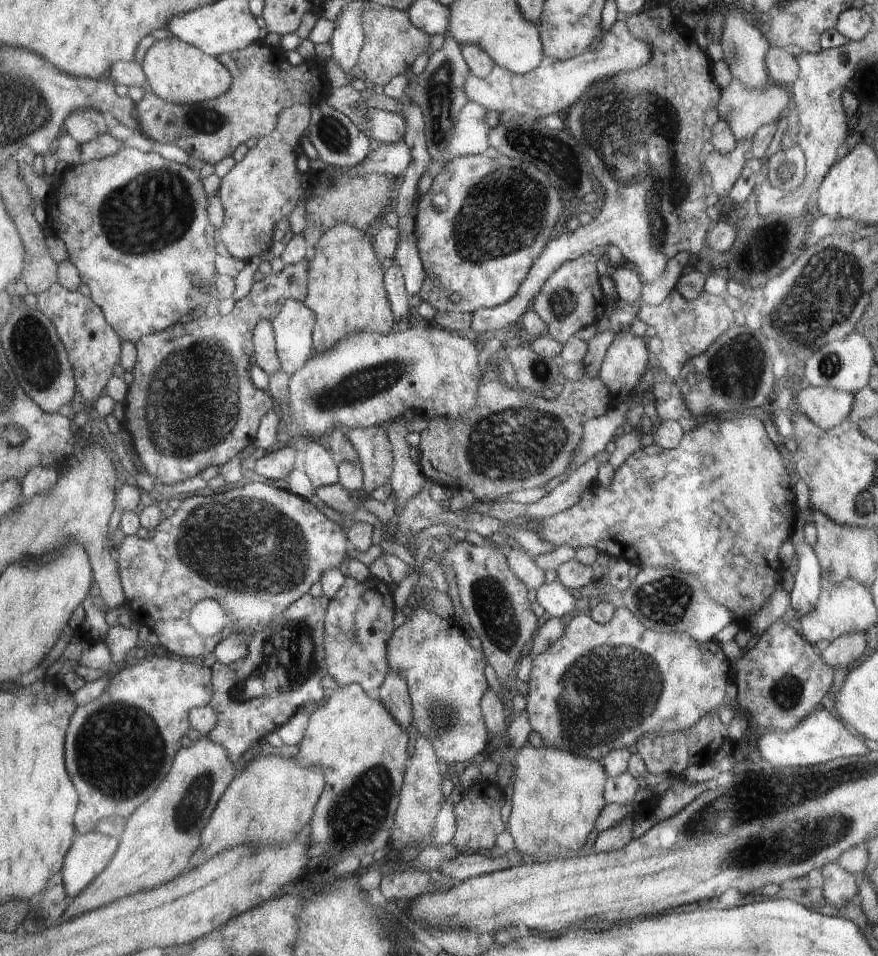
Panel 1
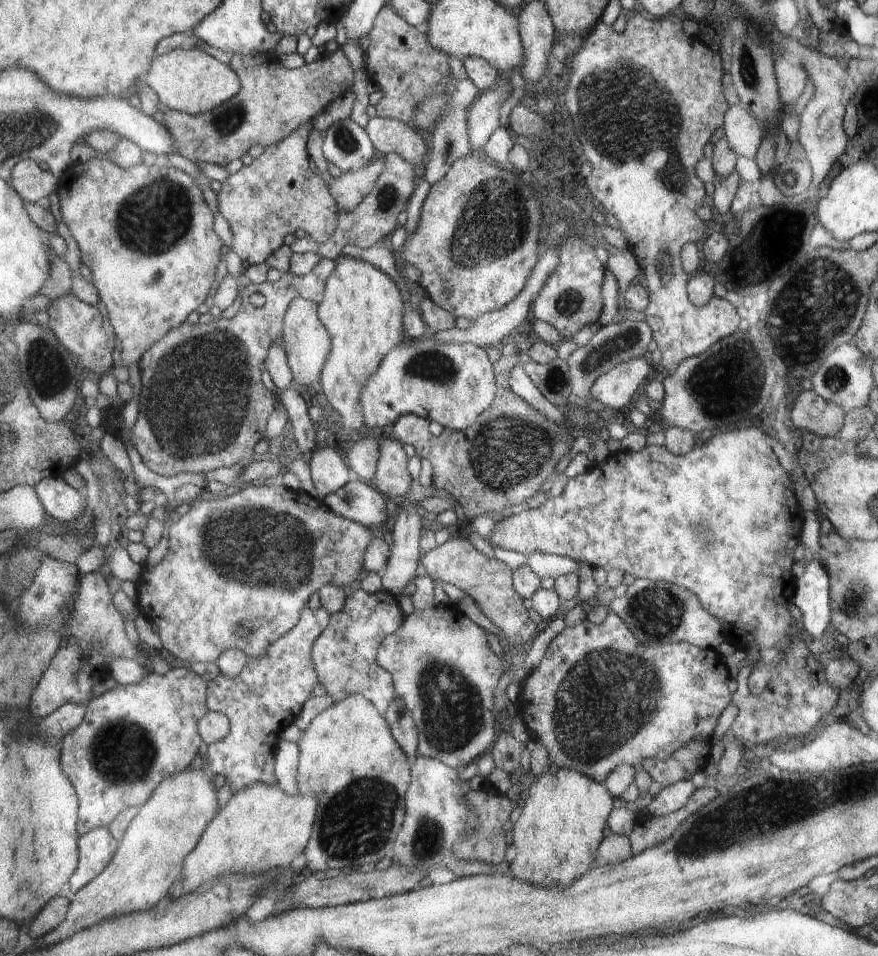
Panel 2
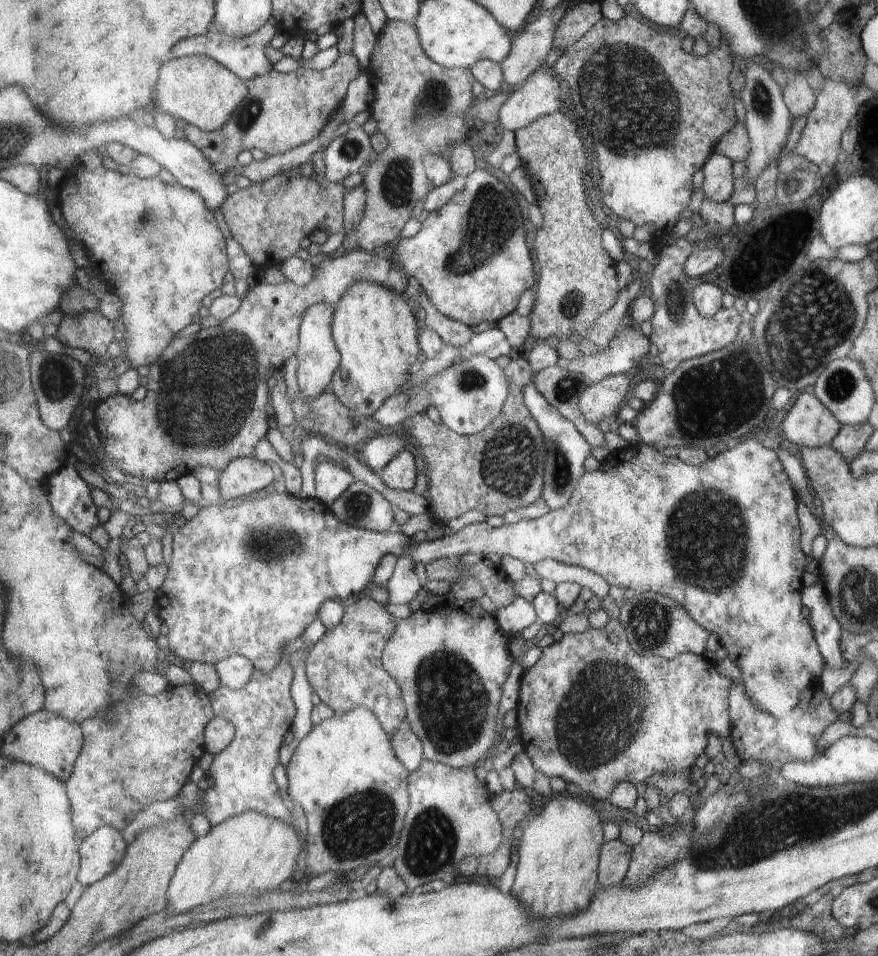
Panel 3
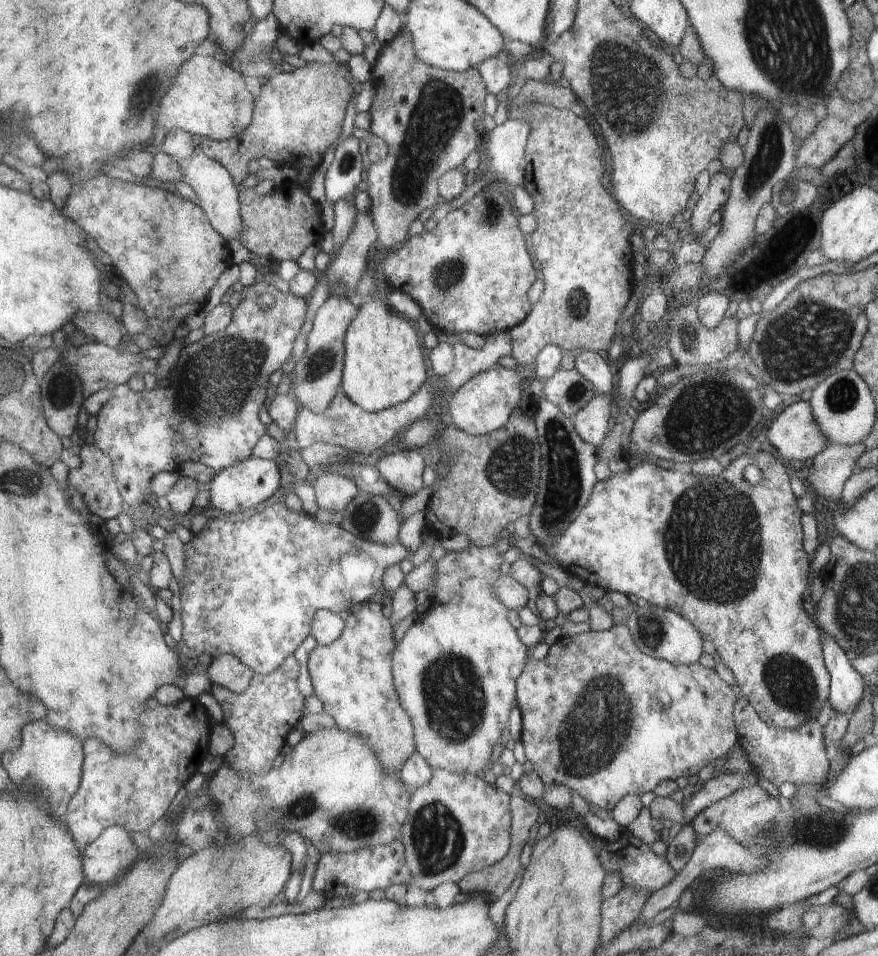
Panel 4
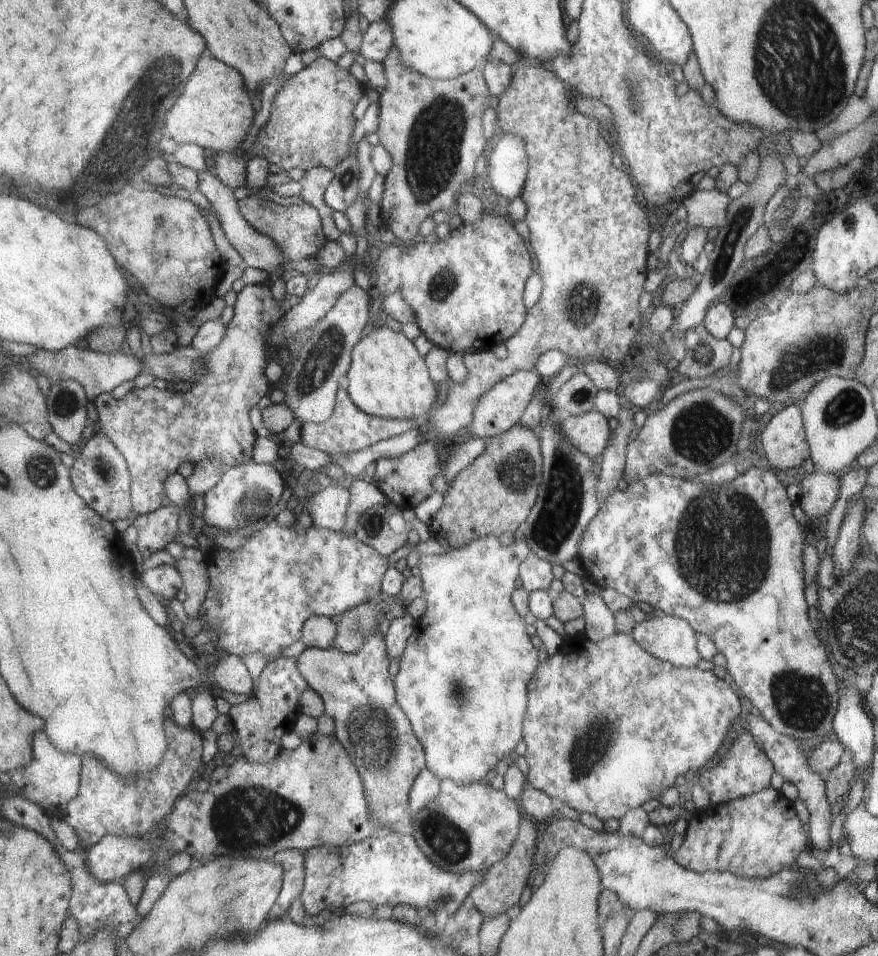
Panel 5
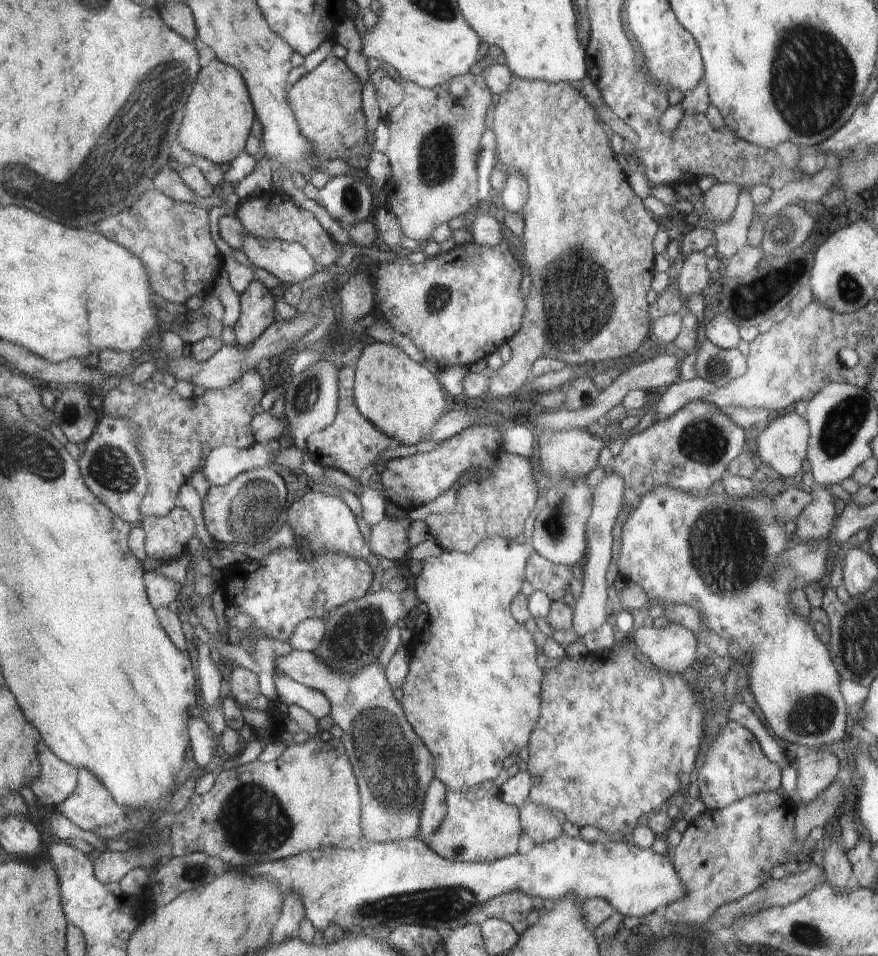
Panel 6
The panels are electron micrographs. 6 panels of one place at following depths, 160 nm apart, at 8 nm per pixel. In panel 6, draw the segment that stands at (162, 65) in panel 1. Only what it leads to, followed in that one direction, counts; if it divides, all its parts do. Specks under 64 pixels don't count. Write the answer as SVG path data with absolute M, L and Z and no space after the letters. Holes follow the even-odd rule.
M212 60L206 68L202 68L202 80L198 80L198 88L194 88L190 96L190 108L186 108L186 120L182 120L180 124L182 128L180 144L188 152L204 156L209 161L230 164L244 150L252 122L254 122L254 108L242 76L238 74L236 68L228 64L224 66L220 60Z

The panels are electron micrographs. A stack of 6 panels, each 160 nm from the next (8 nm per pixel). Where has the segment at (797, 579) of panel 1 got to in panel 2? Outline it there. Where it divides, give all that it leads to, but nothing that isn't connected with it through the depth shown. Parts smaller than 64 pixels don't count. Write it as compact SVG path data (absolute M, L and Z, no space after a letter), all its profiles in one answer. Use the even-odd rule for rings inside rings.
M819 560L805 563L802 576L796 582L794 605L800 610L800 625L810 639L820 639L832 624L829 577Z

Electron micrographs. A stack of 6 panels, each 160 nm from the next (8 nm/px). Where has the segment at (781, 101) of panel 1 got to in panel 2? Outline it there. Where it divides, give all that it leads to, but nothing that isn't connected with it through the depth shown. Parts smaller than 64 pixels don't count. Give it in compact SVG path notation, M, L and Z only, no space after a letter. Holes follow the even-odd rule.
M730 104L726 110L726 123L723 130L730 142L730 148L738 157L746 156L755 159L764 138L762 126L746 113L746 110L738 104Z

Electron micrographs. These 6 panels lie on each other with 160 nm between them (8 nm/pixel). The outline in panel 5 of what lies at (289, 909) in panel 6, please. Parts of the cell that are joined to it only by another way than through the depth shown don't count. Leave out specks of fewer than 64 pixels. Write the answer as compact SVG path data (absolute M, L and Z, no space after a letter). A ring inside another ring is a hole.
M286 850L278 852L273 862L284 870L284 886L281 887L280 898L277 900L270 920L290 920L288 908L290 904L301 896L305 883L304 857L298 850Z

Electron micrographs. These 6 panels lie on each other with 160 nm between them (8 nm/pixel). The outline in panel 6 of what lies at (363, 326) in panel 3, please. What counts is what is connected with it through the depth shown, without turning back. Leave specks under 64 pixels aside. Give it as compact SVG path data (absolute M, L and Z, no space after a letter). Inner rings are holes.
M371 340L362 351L355 366L355 378L358 384L358 408L362 408L362 412L366 412L366 416L370 416L370 420L374 420L374 424L378 424L382 432L396 438L398 442L402 442L402 445L418 444L420 440L429 440L430 432L438 425L438 420L446 412L446 396L436 376L428 372L426 366L420 366L418 362L410 360L406 352L398 346Z

